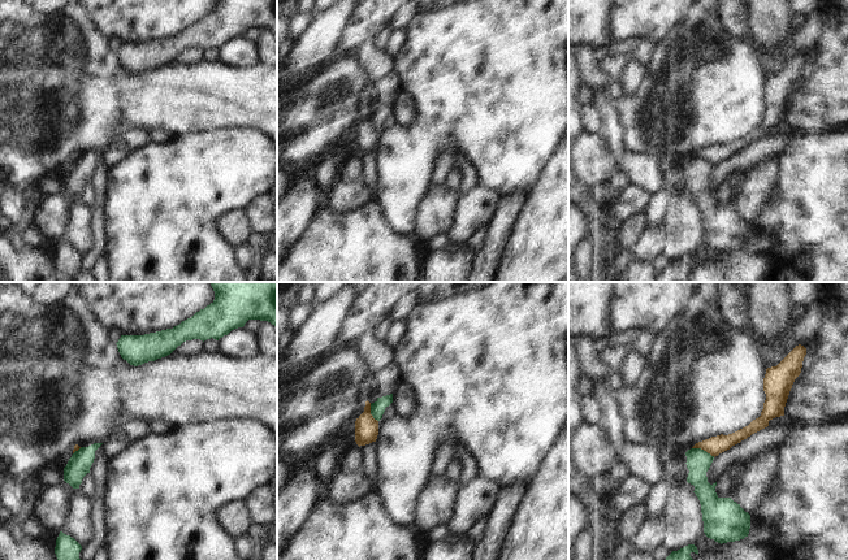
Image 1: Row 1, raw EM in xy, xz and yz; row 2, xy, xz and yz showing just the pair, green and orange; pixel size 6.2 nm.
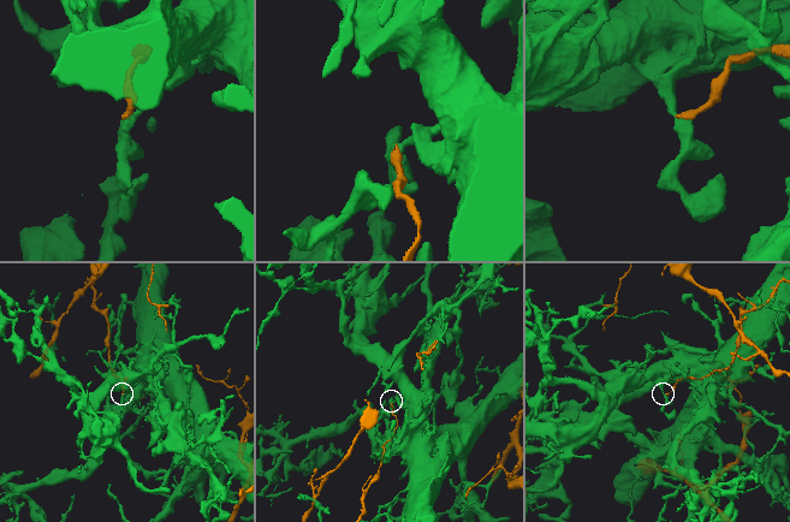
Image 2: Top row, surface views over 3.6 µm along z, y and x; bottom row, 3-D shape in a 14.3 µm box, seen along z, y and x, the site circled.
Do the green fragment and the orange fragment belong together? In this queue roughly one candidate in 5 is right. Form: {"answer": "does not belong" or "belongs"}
{"answer": "does not belong"}

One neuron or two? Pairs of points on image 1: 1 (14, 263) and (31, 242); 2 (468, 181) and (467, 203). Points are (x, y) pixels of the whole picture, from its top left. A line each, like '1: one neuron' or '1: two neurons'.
1: two neurons
2: two neurons

